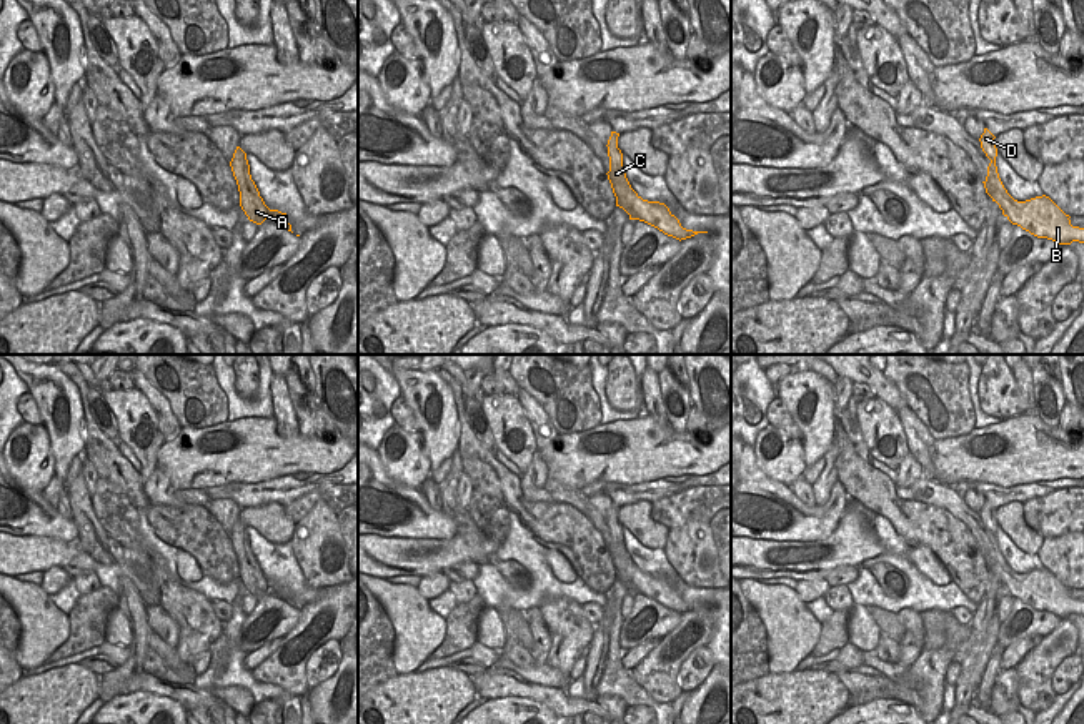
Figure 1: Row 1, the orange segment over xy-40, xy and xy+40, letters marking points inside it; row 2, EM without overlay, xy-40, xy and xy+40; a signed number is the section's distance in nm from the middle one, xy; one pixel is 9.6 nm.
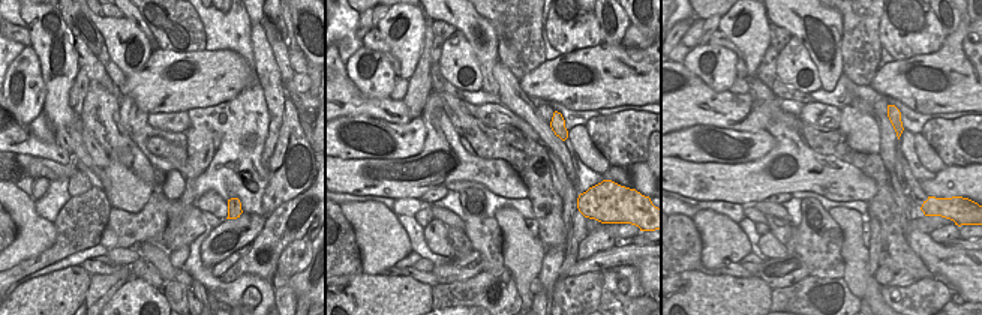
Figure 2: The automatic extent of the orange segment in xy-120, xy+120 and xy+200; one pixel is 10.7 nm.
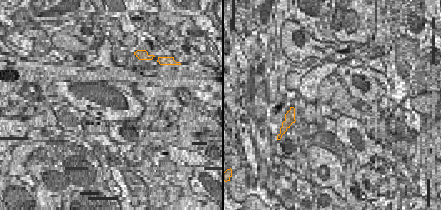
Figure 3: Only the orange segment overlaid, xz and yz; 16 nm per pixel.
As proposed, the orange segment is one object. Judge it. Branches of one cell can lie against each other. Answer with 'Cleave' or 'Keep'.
Cleave.

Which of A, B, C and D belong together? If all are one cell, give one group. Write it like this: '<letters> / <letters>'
A C D / B

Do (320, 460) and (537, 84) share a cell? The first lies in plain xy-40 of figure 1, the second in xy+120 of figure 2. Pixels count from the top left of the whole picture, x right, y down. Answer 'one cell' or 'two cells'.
one cell

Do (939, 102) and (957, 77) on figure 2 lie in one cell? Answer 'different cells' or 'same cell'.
same cell

